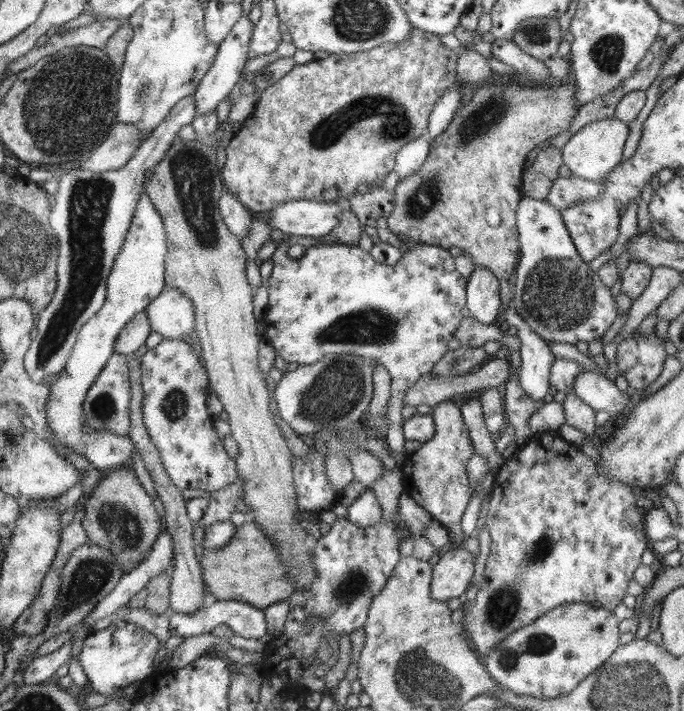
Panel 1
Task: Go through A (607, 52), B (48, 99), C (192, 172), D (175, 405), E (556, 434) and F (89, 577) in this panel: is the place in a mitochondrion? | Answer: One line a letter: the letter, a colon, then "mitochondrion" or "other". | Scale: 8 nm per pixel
A: mitochondrion
B: mitochondrion
C: mitochondrion
D: mitochondrion
E: other
F: mitochondrion

